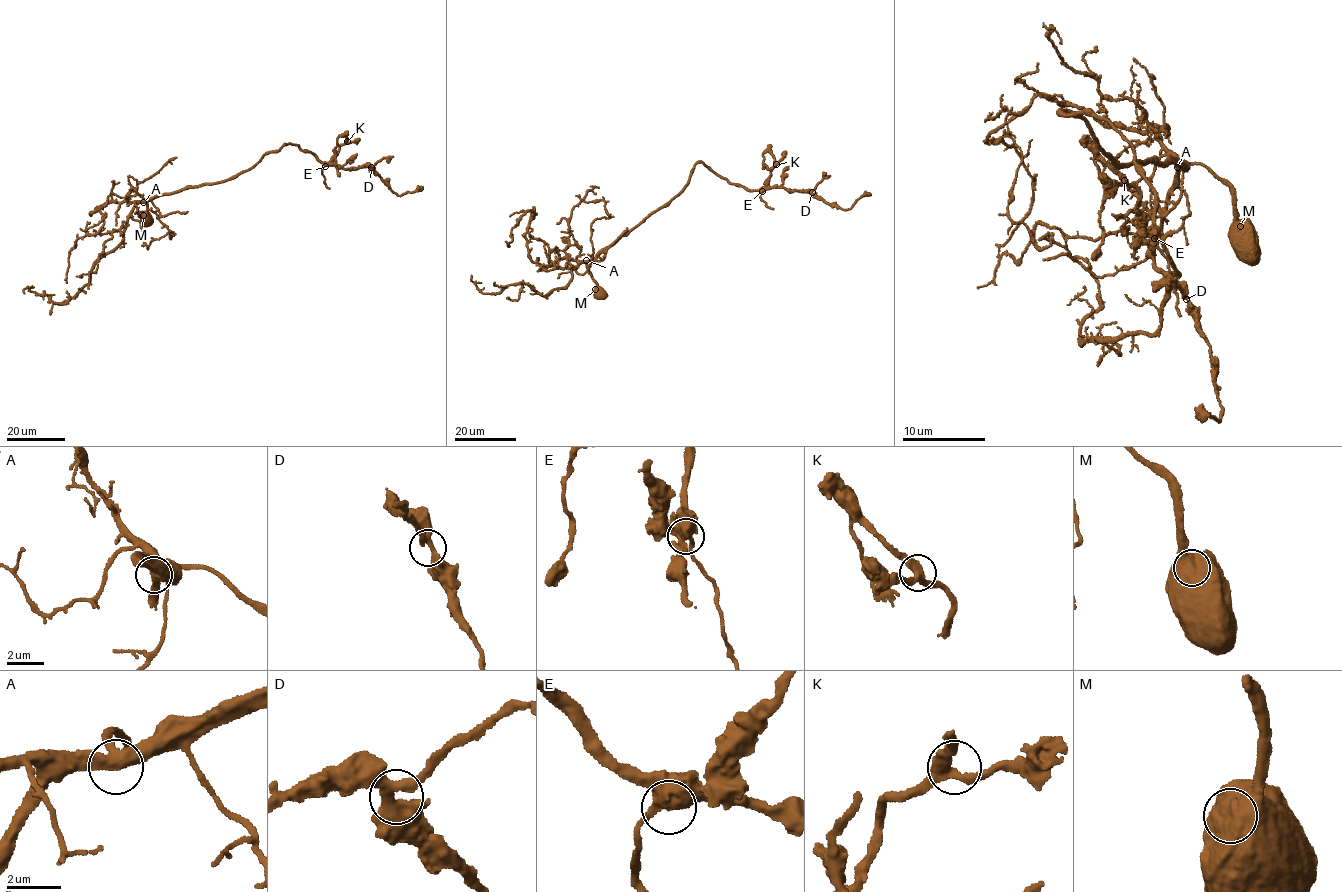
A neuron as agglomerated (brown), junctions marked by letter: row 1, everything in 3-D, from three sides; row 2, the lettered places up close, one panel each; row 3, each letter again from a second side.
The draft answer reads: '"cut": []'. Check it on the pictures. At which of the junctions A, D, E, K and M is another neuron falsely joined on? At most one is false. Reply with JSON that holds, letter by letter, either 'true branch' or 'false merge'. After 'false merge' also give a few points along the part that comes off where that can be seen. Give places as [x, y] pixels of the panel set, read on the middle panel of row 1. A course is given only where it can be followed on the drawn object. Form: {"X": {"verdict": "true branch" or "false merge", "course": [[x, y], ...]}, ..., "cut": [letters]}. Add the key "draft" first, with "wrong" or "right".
{"draft": "right", "A": {"verdict": "true branch"}, "D": {"verdict": "true branch"}, "E": {"verdict": "true branch"}, "K": {"verdict": "true branch"}, "M": {"verdict": "true branch"}, "cut": []}

